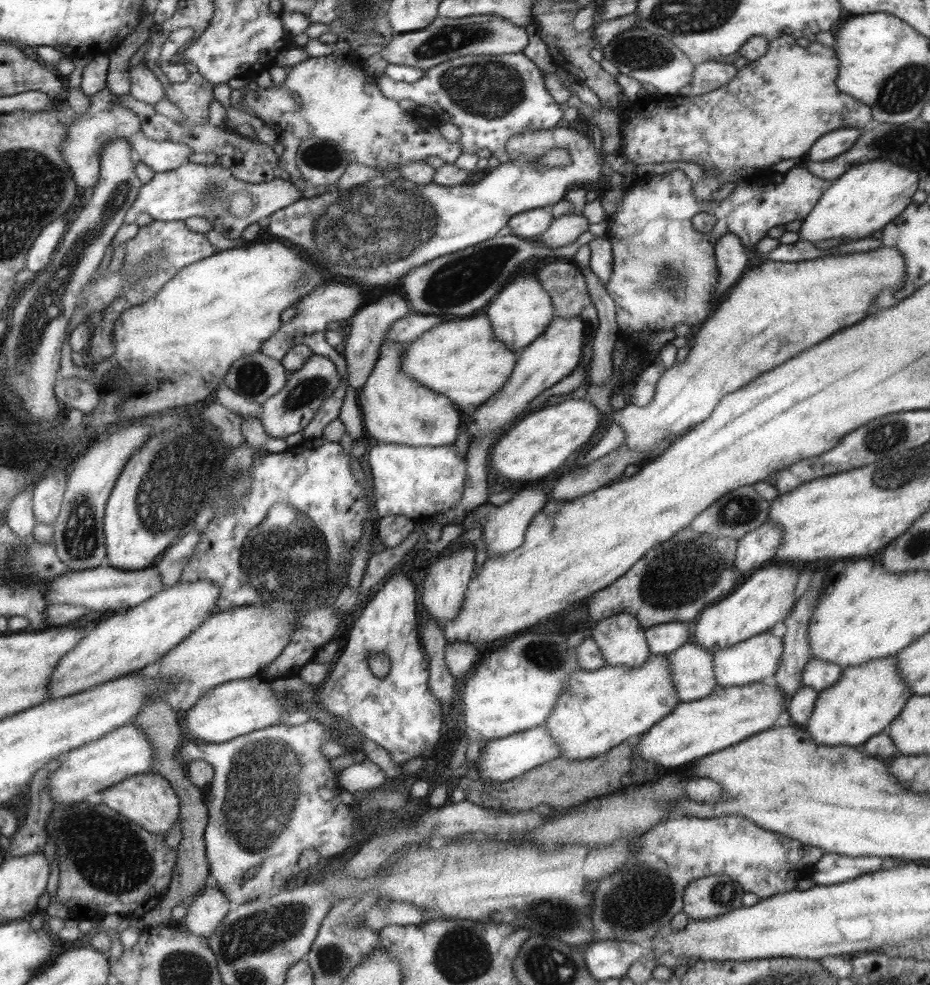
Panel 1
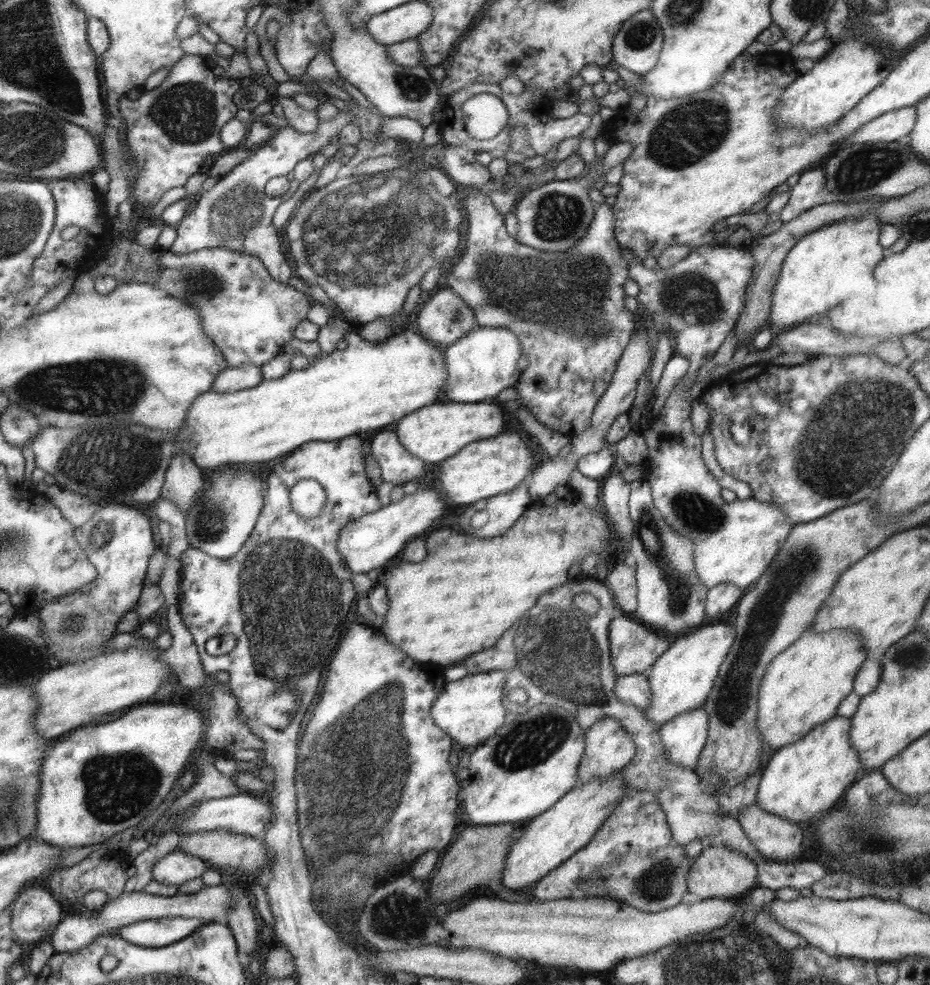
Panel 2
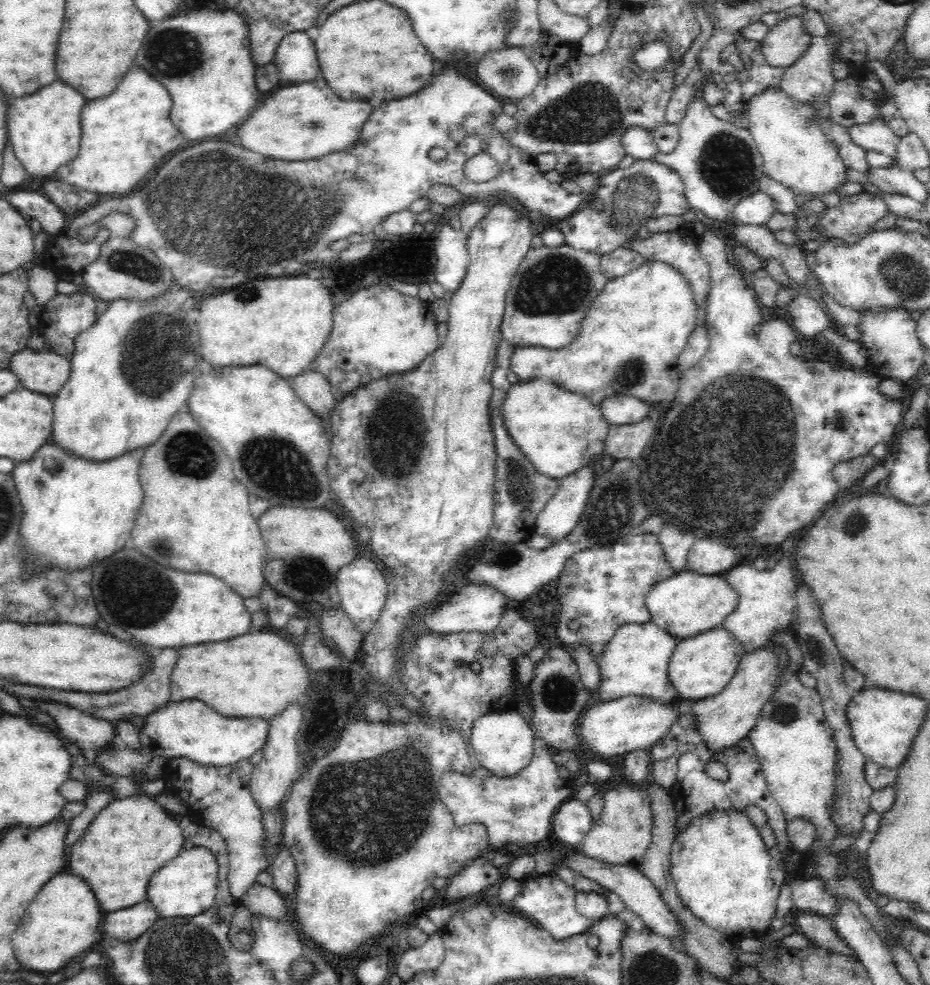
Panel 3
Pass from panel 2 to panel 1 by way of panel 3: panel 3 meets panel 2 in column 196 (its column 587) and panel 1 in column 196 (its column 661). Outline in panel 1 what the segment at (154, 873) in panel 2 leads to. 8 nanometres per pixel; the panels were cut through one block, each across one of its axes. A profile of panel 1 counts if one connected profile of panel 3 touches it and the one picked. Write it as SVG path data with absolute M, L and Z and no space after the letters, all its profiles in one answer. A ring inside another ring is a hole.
M207 881L203 889L197 891L195 899L186 908L186 915L179 922L191 934L207 938L215 931L215 927L221 924L221 919L231 907L220 889Z

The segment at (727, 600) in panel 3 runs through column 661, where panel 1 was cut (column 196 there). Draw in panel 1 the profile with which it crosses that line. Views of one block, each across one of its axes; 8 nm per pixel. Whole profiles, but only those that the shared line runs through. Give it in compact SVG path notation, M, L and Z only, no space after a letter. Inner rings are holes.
M197 580L191 583L173 584L168 588L162 589L154 596L137 604L137 606L125 609L123 614L117 614L107 618L100 624L97 622L95 628L87 631L69 652L61 656L57 661L57 667L49 675L47 683L46 699L47 701L63 699L70 695L84 692L92 687L97 687L101 682L115 680L119 676L131 674L139 671L146 664L155 662L159 657L165 655L167 651L175 647L177 643L185 639L191 631L197 629L197 626L212 615L213 605L217 602L218 585L209 580Z

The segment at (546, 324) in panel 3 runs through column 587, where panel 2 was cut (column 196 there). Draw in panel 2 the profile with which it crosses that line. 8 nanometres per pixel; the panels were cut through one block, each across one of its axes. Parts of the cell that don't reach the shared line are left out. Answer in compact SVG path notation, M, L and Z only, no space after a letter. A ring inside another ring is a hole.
M207 247L185 253L169 250L157 251L157 273L149 282L163 292L193 306L201 318L203 334L221 350L229 367L253 364L260 367L280 352L280 348L293 338L299 321L305 320L310 307L307 293L297 291L287 283L277 281L267 273L261 259L245 251L233 251L223 247Z

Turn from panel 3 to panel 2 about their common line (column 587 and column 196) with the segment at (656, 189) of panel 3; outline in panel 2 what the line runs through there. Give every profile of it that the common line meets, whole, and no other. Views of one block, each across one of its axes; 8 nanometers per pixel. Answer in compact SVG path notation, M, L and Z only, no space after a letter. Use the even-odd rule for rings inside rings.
M339 111L332 120L318 122L315 132L301 133L289 126L276 128L270 139L265 144L255 148L251 156L247 156L242 162L231 168L229 172L220 176L219 180L211 188L205 191L201 190L201 193L196 198L193 198L193 206L176 227L177 236L175 236L175 240L173 240L173 244L169 246L168 250L173 253L181 253L182 255L207 247L223 247L233 249L233 251L245 251L251 253L251 255L257 255L261 259L265 270L273 279L287 283L289 277L293 275L291 272L293 267L285 259L285 254L281 252L281 240L277 236L278 229L273 227L272 218L278 204L289 199L300 183L298 180L290 179L289 188L280 197L267 196L263 192L264 186L267 180L273 178L273 176L290 177L296 162L299 162L301 159L311 158L314 154L317 154L318 151L321 151L323 147L328 145L333 135L338 135L339 129L343 125L349 123L351 123L350 118L343 114L342 111Z

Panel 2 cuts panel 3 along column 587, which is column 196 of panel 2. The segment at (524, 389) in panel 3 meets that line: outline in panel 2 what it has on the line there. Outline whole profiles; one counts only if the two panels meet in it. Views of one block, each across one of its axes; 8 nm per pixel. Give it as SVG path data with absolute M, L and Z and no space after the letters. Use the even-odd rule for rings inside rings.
M407 329L403 330L401 334L394 332L389 338L386 338L382 342L367 342L363 340L356 332L347 331L345 333L345 340L347 340L347 347L345 349L336 348L333 352L325 353L322 357L315 358L305 369L290 369L281 378L262 380L254 386L254 388L246 388L233 393L217 393L217 391L207 391L193 399L187 407L187 413L185 413L185 419L181 423L181 427L175 431L175 433L169 433L169 431L160 431L159 429L147 428L147 426L141 426L141 424L82 424L81 427L43 427L37 436L33 437L32 442L28 445L34 454L35 467L39 467L45 474L53 476L56 480L56 484L59 484L67 490L76 492L83 496L93 498L93 500L109 500L109 502L123 502L129 504L129 502L143 503L154 503L159 497L161 487L164 482L164 474L169 460L175 452L181 452L181 454L187 454L191 460L200 469L211 469L219 468L223 464L243 464L243 462L267 462L267 460L279 460L289 455L295 448L299 448L301 444L305 444L309 441L332 441L345 438L351 435L361 435L361 432L369 432L369 430L380 430L391 422L397 422L402 416L409 414L410 412L416 411L417 409L430 405L435 402L435 398L441 398L443 392L445 377L447 377L447 370L445 370L443 348L437 348L433 346L431 342L425 340L420 334L416 334L413 331Z

